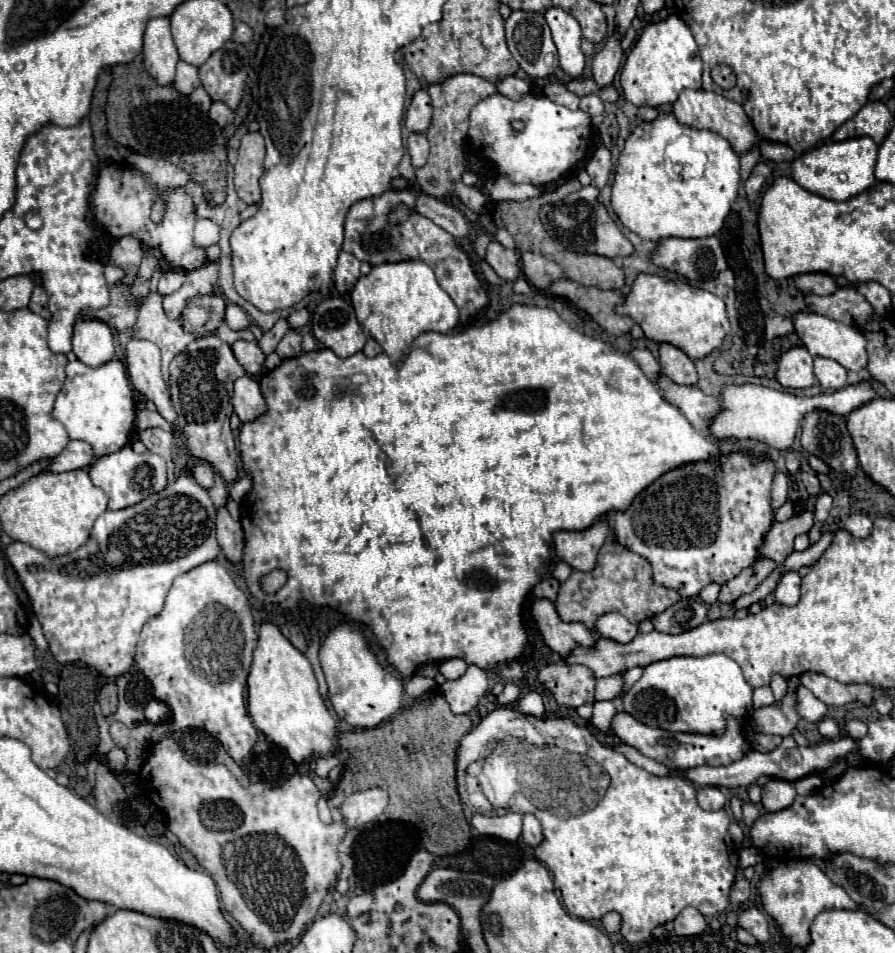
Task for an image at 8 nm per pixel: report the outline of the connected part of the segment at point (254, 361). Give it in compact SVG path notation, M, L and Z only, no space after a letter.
M239 339L231 345L237 361L247 369L247 373L257 373L265 361L265 355L261 351L261 347L255 341L245 341Z

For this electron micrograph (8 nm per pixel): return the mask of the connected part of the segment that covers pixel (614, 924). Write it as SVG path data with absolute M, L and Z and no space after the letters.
M607 913L603 919L601 919L603 927L607 933L617 933L619 931L619 923L621 923L621 917L617 913Z

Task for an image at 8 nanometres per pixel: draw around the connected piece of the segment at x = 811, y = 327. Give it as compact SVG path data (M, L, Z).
M799 311L793 313L793 325L795 325L795 333L799 335L799 339L805 343L807 351L813 357L827 357L833 359L837 363L841 363L847 371L859 371L865 367L867 363L867 351L865 351L865 337L863 333L853 327L853 325L843 325L835 319L811 313L811 311Z

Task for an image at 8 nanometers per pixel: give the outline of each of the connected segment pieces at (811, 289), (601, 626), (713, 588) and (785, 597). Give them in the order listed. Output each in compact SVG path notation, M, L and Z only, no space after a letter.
M803 273L795 279L795 285L803 293L815 293L815 295L831 295L837 289L835 277L829 273Z
M607 613L607 615L599 617L599 621L595 625L595 633L599 633L601 637L607 637L607 639L613 639L617 643L631 643L635 639L635 635L639 633L639 625L629 623L621 613Z
M711 583L707 585L701 593L699 593L699 599L705 603L705 605L713 605L717 601L717 595L719 595L719 585L717 583Z
M785 573L775 589L775 601L781 605L795 605L801 597L801 577L797 573Z

